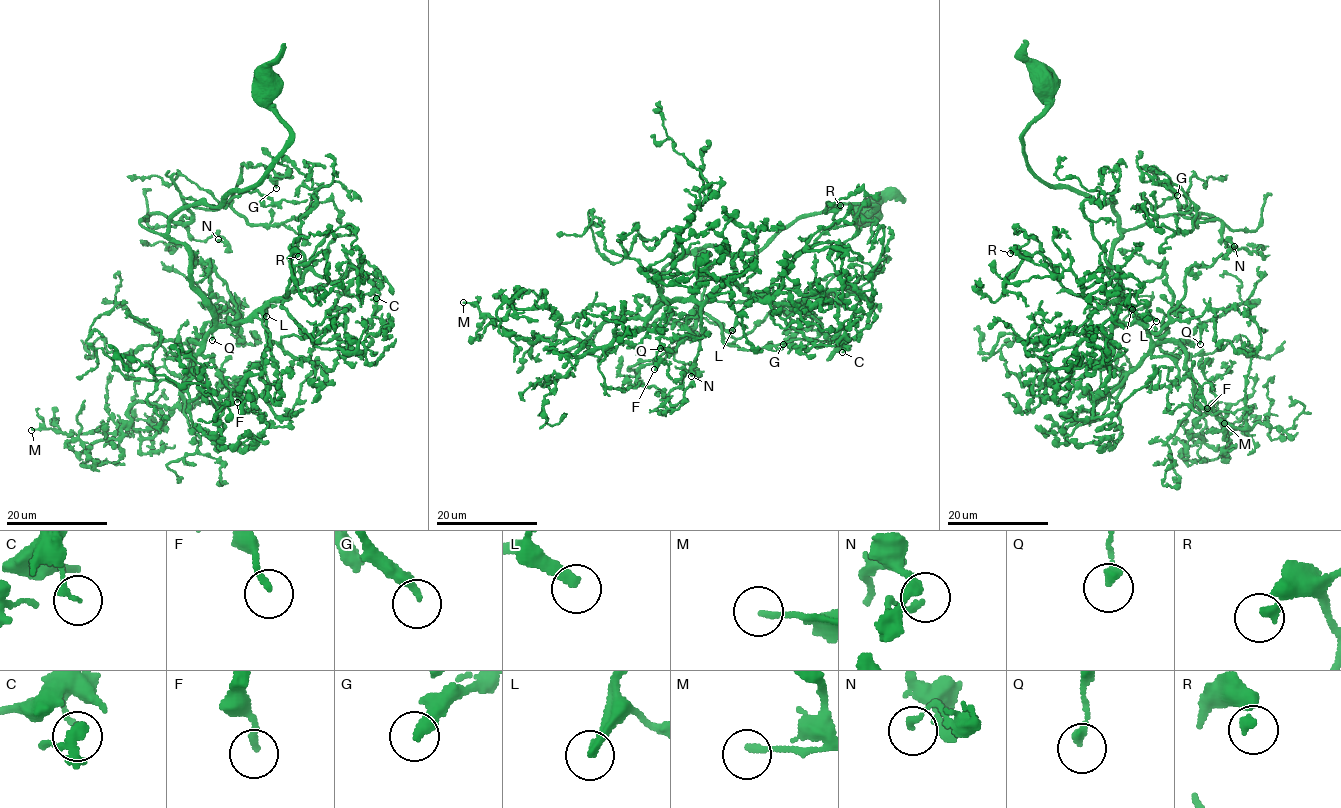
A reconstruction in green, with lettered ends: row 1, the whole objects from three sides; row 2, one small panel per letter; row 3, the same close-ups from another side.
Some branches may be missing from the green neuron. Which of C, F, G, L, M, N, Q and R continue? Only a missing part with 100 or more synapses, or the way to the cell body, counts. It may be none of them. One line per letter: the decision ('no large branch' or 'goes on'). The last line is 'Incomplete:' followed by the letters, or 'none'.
C: no large branch
F: no large branch
G: no large branch
L: goes on
M: no large branch
N: no large branch
Q: no large branch
R: no large branch
Incomplete: L

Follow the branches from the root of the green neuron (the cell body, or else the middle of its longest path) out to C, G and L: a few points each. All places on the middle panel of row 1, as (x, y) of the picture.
C: (870, 216), (834, 204), (755, 251), (696, 251), (708, 254), (697, 300), (738, 284), (842, 352)
G: (870, 216), (666, 264), (646, 326), (708, 313), (730, 344), (776, 304), (813, 317), (783, 344)
L: (870, 216), (834, 204), (755, 251), (696, 249), (697, 300), (727, 284), (751, 295), (732, 330)

